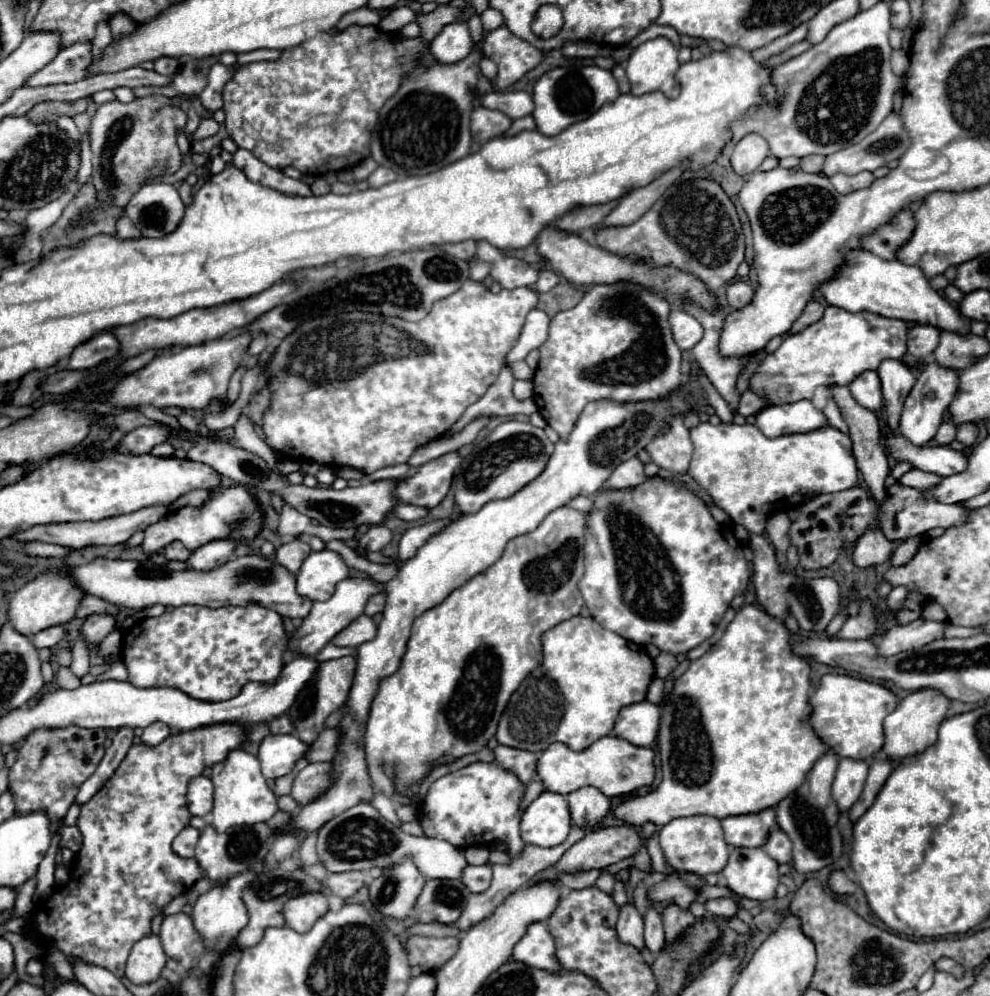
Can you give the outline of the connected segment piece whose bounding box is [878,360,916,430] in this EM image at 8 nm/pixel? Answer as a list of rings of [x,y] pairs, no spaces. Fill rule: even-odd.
[[[886,360],[878,368],[878,376],[882,380],[882,396],[886,406],[886,422],[890,430],[898,430],[902,402],[908,398],[916,376],[914,372],[902,364],[900,360]]]

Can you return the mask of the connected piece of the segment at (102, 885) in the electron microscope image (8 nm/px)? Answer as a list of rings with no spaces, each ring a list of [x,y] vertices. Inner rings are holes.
[[[218,724],[168,736],[158,746],[132,746],[112,778],[90,798],[90,802],[82,804],[76,826],[80,828],[84,842],[76,858],[74,876],[64,890],[52,894],[32,914],[34,928],[48,936],[50,944],[60,948],[68,960],[82,958],[84,962],[102,966],[122,978],[130,948],[134,942],[150,934],[152,916],[162,914],[162,908],[174,896],[190,890],[190,886],[204,876],[204,870],[194,858],[182,858],[174,854],[172,840],[190,824],[192,818],[186,806],[186,790],[190,778],[202,774],[206,766],[214,766],[214,762],[226,758],[226,750],[242,746],[244,728],[246,726],[240,724]]]

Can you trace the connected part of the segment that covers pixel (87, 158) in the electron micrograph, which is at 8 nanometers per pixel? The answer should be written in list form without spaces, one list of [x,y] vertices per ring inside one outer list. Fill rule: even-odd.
[[[84,136],[82,138],[82,162],[80,162],[80,170],[78,170],[78,182],[84,184],[90,174],[92,174],[92,152],[90,152],[90,142]]]

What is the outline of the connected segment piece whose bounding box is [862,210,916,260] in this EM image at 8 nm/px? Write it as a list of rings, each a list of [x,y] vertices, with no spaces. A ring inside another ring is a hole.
[[[902,210],[896,218],[892,218],[890,224],[880,226],[874,234],[866,236],[862,240],[862,248],[870,250],[872,254],[884,260],[894,260],[896,252],[910,240],[914,228],[916,228],[914,212]]]

